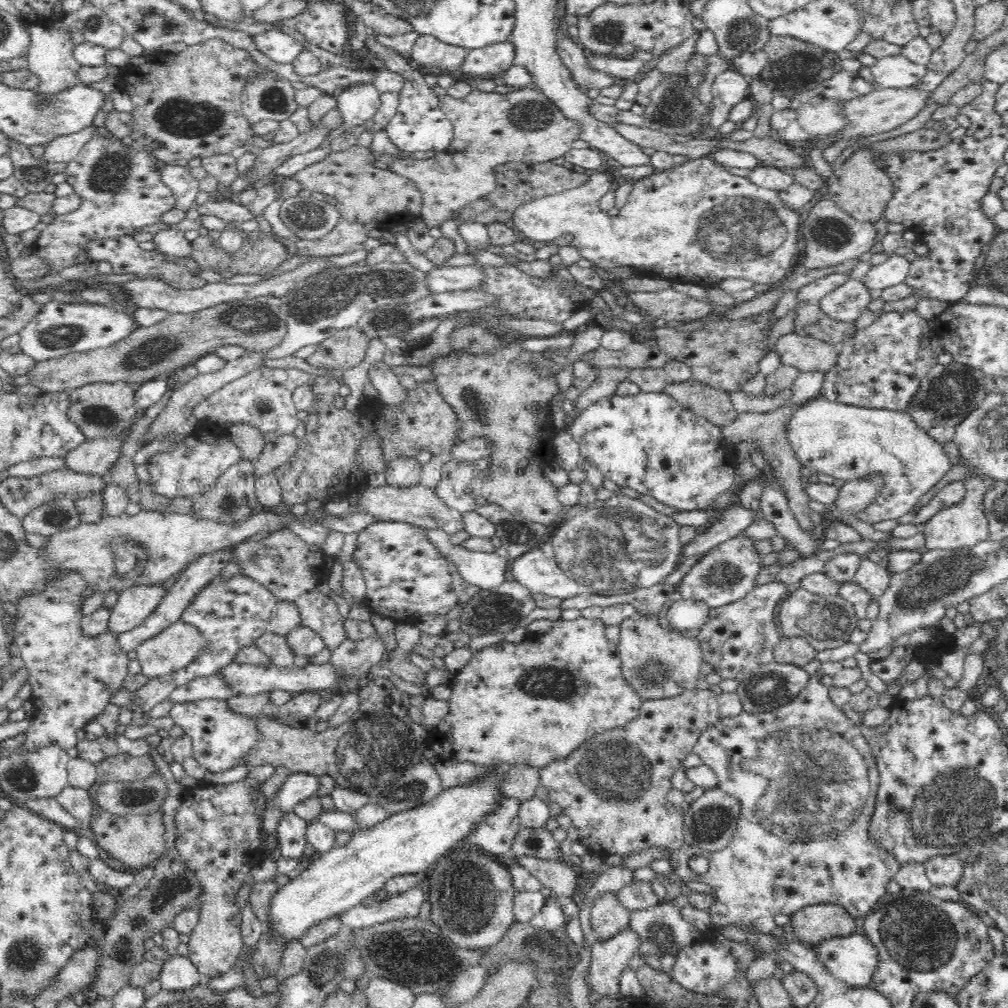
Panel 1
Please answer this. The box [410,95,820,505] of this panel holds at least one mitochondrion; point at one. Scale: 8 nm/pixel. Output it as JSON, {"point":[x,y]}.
{"point":[740,230]}

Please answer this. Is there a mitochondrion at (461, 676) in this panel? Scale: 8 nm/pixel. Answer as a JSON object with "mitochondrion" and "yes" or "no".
{"mitochondrion":"no"}

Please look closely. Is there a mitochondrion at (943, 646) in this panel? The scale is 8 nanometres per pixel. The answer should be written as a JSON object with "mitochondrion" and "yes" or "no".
{"mitochondrion":"no"}

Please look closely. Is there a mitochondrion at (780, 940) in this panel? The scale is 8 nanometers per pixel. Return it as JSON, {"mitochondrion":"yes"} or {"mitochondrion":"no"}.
{"mitochondrion":"no"}

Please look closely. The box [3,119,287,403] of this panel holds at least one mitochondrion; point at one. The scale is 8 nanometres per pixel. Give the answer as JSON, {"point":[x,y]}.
{"point":[113,173]}

